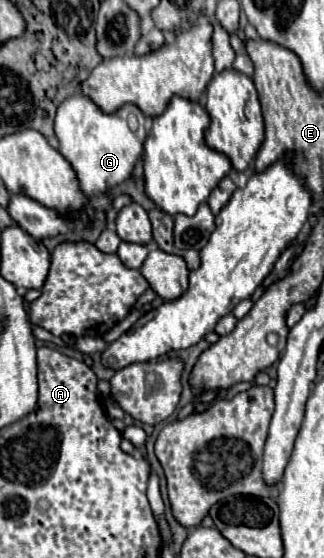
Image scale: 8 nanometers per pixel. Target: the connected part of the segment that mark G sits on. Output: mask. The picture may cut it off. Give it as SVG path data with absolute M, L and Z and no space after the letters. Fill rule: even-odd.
M71 95L67 101L59 105L55 115L55 137L59 141L57 151L75 169L79 177L79 189L83 189L83 195L91 197L93 193L105 193L131 175L137 159L143 153L143 123L143 113L133 105L125 105L111 115L103 113L93 101L89 101L83 95ZM129 115L135 115L139 121L137 133L133 133L127 125Z

